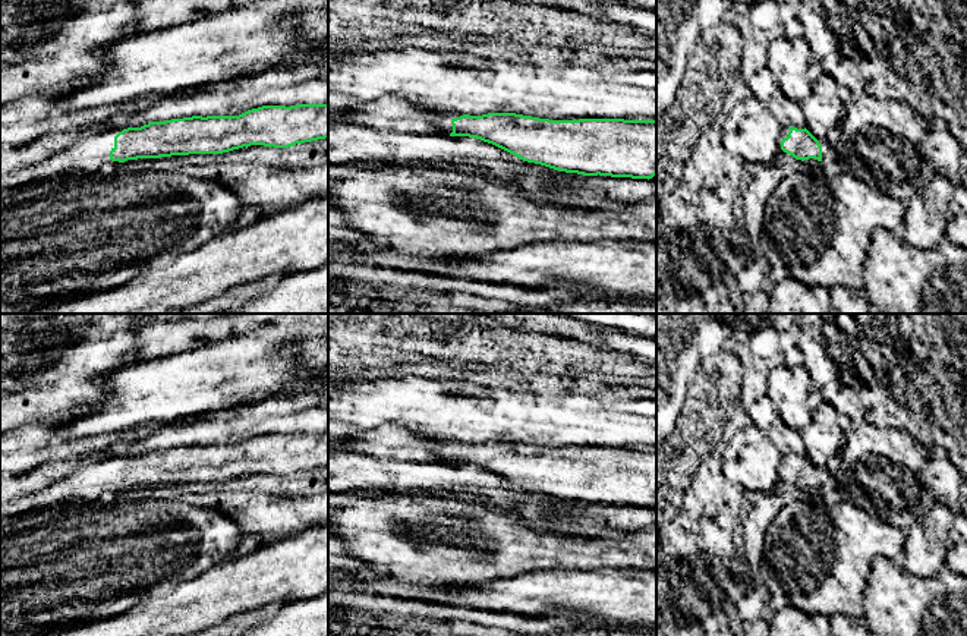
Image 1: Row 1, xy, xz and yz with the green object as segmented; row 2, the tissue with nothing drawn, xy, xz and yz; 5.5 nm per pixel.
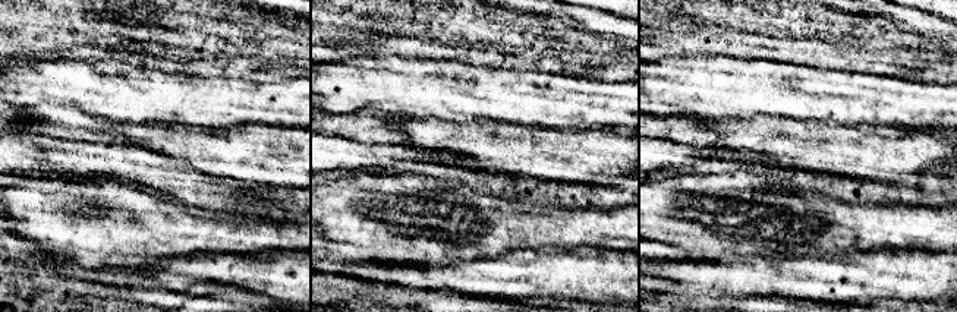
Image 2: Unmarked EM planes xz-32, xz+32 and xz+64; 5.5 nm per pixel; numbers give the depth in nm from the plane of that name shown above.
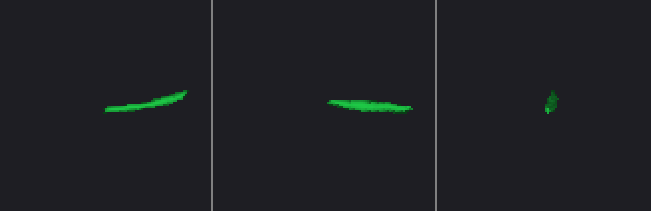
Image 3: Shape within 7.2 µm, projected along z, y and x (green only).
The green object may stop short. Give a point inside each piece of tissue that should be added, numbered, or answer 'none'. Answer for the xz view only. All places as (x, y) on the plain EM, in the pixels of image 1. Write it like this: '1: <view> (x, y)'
1: xz (441, 449)

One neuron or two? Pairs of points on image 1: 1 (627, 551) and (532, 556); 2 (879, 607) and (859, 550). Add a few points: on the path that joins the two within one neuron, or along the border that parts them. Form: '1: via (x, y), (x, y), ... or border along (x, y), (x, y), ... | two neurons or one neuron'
1: via (604, 551), (556, 551) | one neuron
2: border along (897, 561), (872, 561), (863, 611) | two neurons

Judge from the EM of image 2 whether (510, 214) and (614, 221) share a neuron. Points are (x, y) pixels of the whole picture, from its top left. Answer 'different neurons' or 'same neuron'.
same neuron

